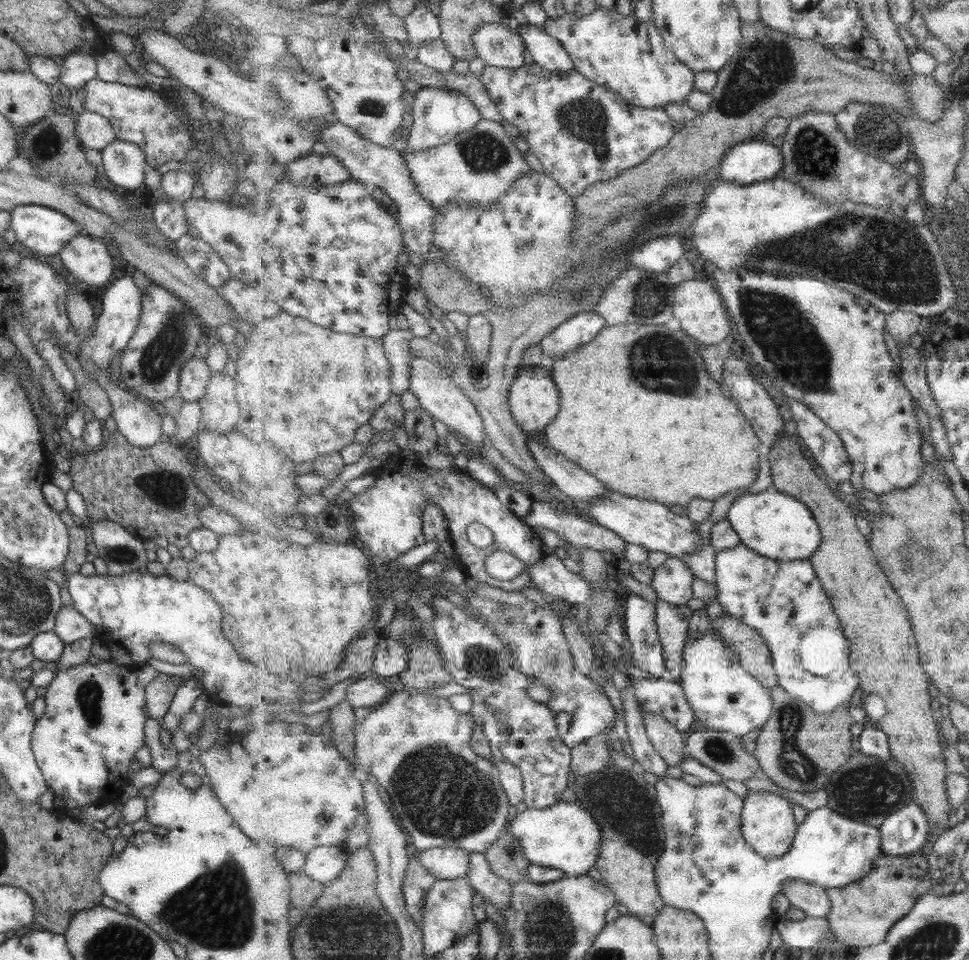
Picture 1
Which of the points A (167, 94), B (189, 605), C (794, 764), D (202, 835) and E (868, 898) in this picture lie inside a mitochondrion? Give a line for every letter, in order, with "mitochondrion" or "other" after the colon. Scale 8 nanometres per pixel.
A: other
B: other
C: mitochondrion
D: other
E: other

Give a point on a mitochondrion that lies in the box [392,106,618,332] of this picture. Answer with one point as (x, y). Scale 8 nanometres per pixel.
(484, 151)

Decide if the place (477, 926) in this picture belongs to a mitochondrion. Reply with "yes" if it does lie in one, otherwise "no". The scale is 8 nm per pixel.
no

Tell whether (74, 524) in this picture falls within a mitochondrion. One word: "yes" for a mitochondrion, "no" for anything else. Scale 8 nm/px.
no

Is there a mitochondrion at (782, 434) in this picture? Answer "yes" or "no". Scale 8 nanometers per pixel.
no

